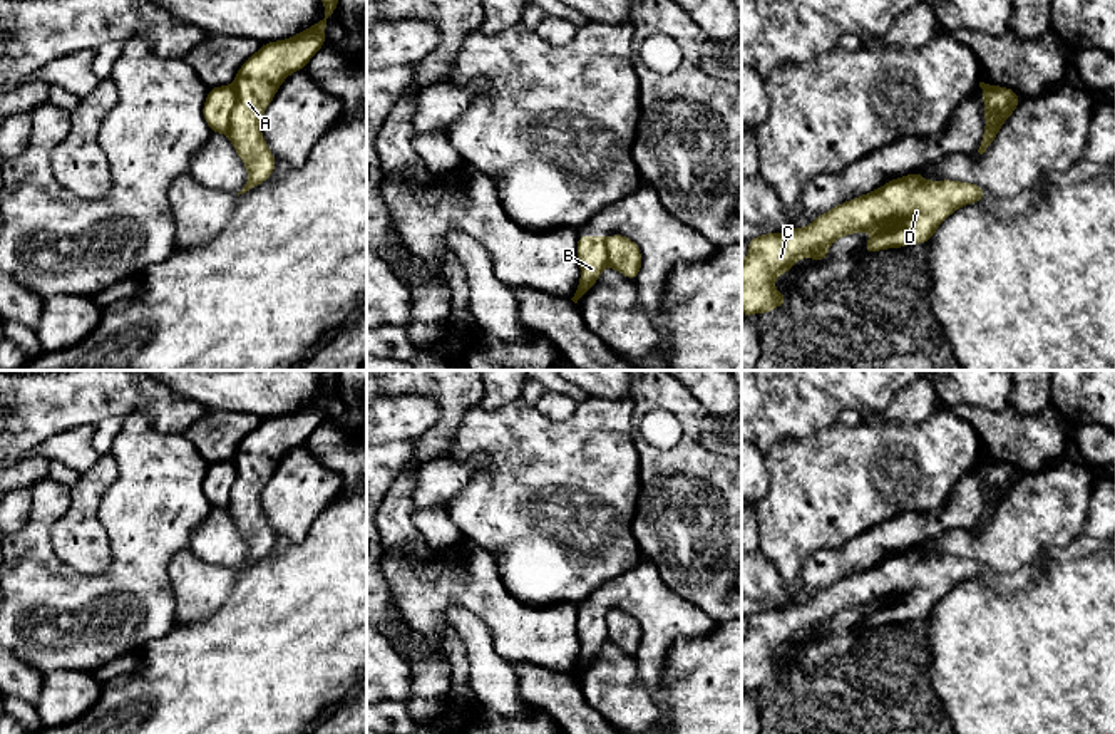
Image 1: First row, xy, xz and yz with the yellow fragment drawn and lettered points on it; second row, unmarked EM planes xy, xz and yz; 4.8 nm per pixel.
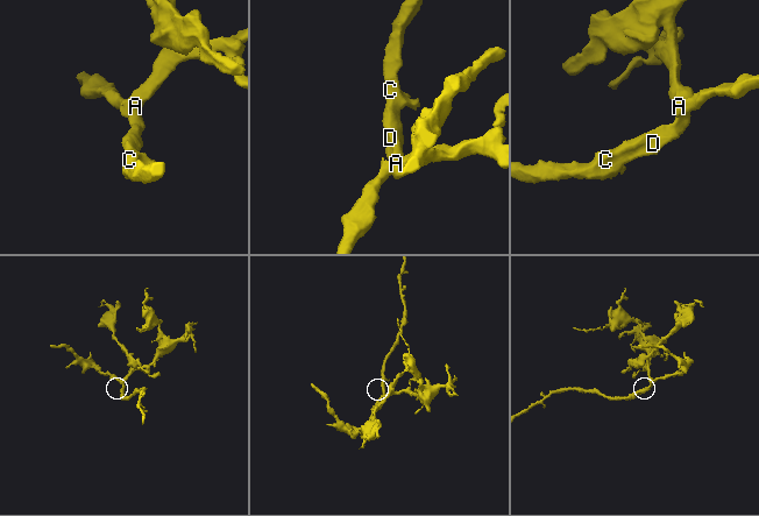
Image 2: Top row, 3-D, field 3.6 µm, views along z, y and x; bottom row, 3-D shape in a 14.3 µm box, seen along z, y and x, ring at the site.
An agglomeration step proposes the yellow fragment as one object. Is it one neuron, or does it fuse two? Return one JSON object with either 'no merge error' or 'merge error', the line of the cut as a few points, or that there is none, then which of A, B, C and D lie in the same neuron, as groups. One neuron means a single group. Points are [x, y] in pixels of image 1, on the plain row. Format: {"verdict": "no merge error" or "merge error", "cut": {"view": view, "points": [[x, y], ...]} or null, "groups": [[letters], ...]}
{"verdict": "merge error", "cut": {"view": "xy", "points": [[231, 461], [233, 485], [226, 508]]}, "groups": [["A", "C", "D"], ["B"]]}

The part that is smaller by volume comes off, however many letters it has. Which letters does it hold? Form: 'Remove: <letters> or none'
Remove: B

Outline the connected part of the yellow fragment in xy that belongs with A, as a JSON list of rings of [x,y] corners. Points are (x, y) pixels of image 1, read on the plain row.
[[[320,370],[325,392],[286,416],[263,419],[238,446],[233,457],[234,478],[228,511],[248,545],[243,570],[266,556],[275,546],[276,535],[261,509],[261,489],[273,476],[283,456],[308,436],[325,419],[325,402],[338,382],[338,370]]]

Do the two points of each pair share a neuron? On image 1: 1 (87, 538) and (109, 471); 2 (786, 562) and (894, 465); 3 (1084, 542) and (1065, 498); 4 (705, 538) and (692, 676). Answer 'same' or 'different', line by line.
1: same
2: same
3: different
4: different

